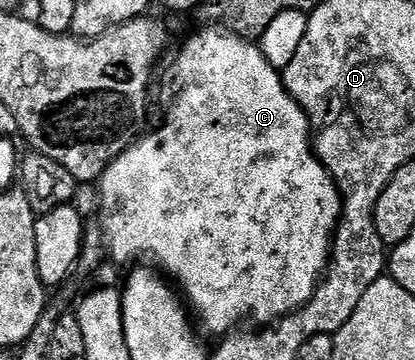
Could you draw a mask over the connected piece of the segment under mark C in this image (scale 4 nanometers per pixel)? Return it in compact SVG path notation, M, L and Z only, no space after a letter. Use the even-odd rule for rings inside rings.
M207 26L204 32L189 37L187 45L179 52L179 84L183 89L176 94L163 125L156 132L151 132L148 136L140 135L128 144L127 149L108 164L97 181L99 208L103 211L101 231L106 255L110 259L112 256L119 264L134 265L138 256L143 259L140 261L154 262L158 271L166 274L177 285L197 320L199 315L198 323L201 328L203 323L204 328L202 331L212 332L215 338L222 338L238 329L239 320L251 319L255 323L252 325L270 326L290 312L305 307L319 288L319 281L323 279L331 258L331 246L335 228L339 225L339 215L343 213L343 196L335 185L335 179L315 157L313 133L307 115L303 113L301 105L287 93L280 69L267 61L258 43L224 34L218 27Z

